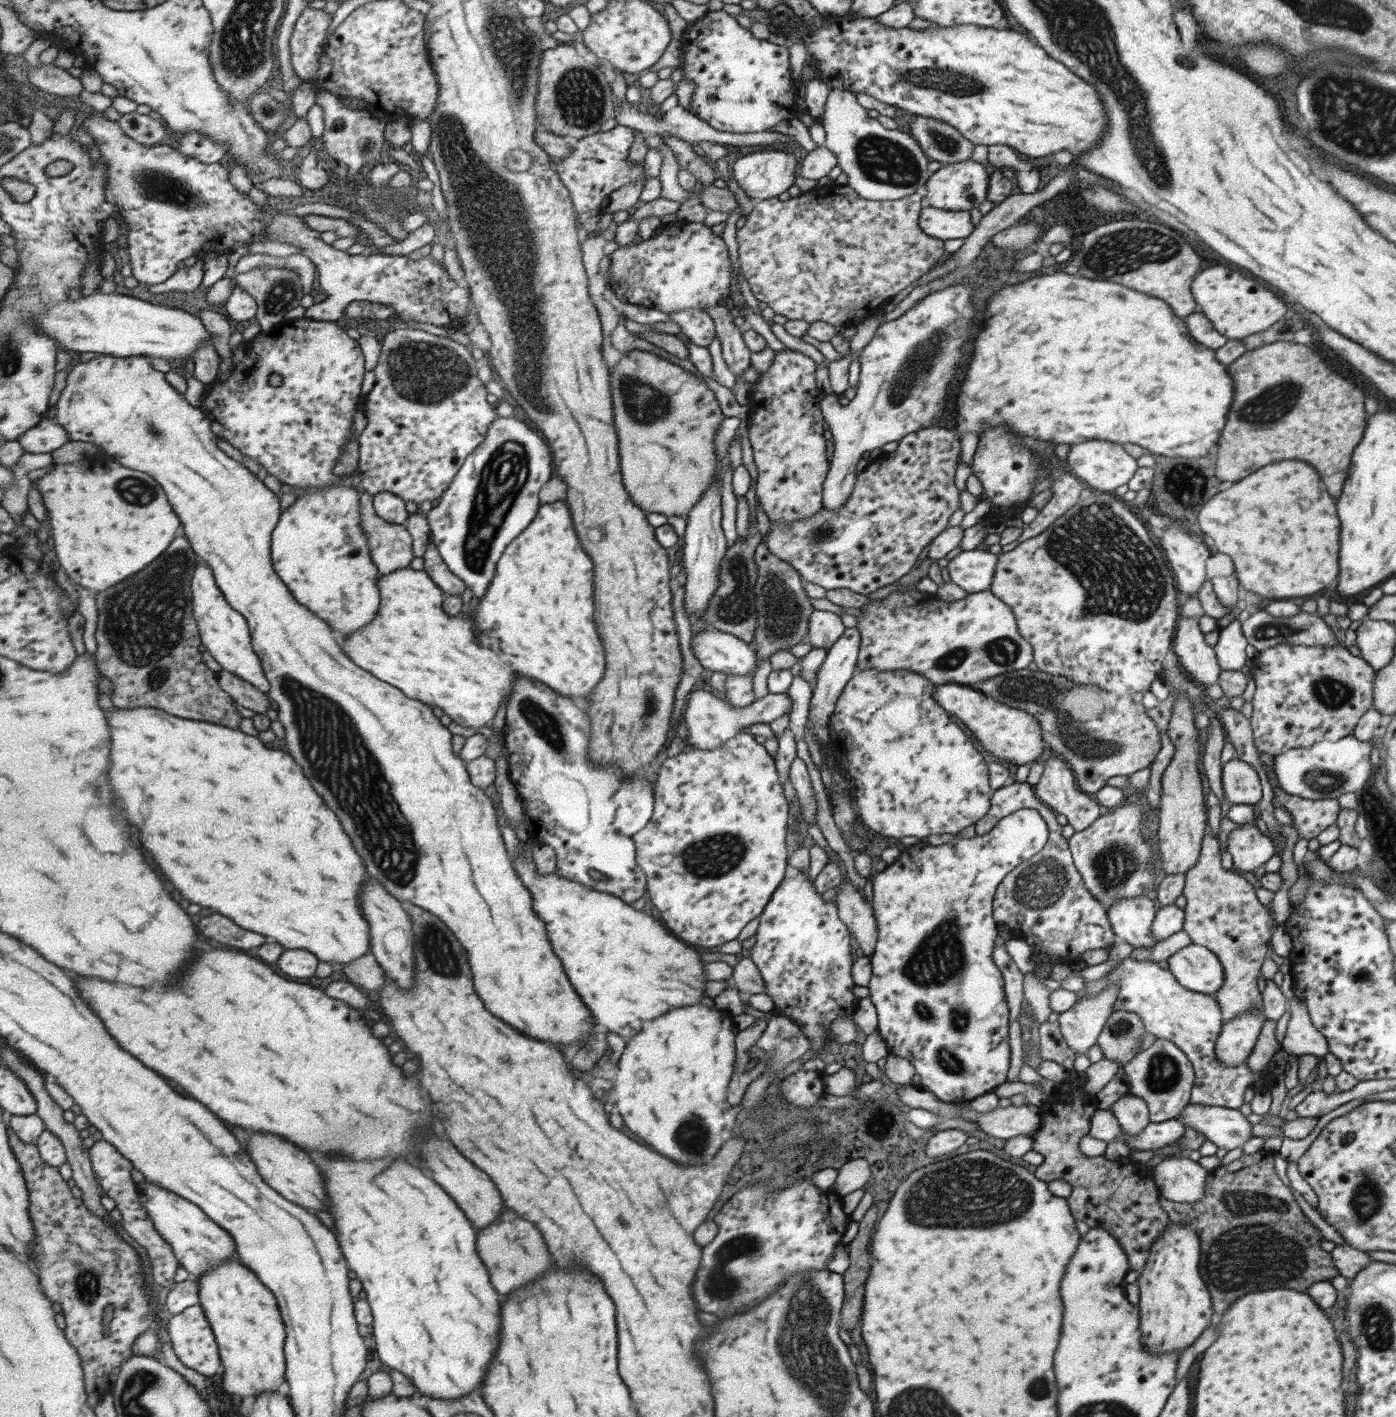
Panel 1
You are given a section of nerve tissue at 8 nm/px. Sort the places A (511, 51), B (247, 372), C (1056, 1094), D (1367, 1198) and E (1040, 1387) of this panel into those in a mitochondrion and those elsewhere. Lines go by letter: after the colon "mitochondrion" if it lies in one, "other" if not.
A: mitochondrion
B: other
C: other
D: mitochondrion
E: mitochondrion

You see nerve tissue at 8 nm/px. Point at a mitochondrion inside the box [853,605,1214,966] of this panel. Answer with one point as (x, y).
(1024, 688)

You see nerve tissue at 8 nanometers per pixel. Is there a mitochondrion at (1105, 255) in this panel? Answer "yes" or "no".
yes

